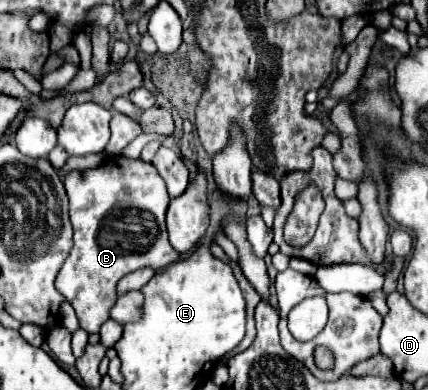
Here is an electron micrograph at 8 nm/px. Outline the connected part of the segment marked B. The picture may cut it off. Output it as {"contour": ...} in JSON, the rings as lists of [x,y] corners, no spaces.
{"contour":[[[126,156],[106,158],[102,166],[92,170],[74,170],[64,176],[64,186],[70,200],[68,210],[70,222],[74,226],[74,246],[56,276],[56,290],[76,310],[80,328],[84,328],[86,332],[98,332],[100,326],[110,318],[108,312],[116,300],[116,284],[122,276],[144,266],[162,270],[180,258],[180,254],[168,242],[164,222],[170,198],[164,180],[158,176],[152,164],[142,160],[130,160]]]}

